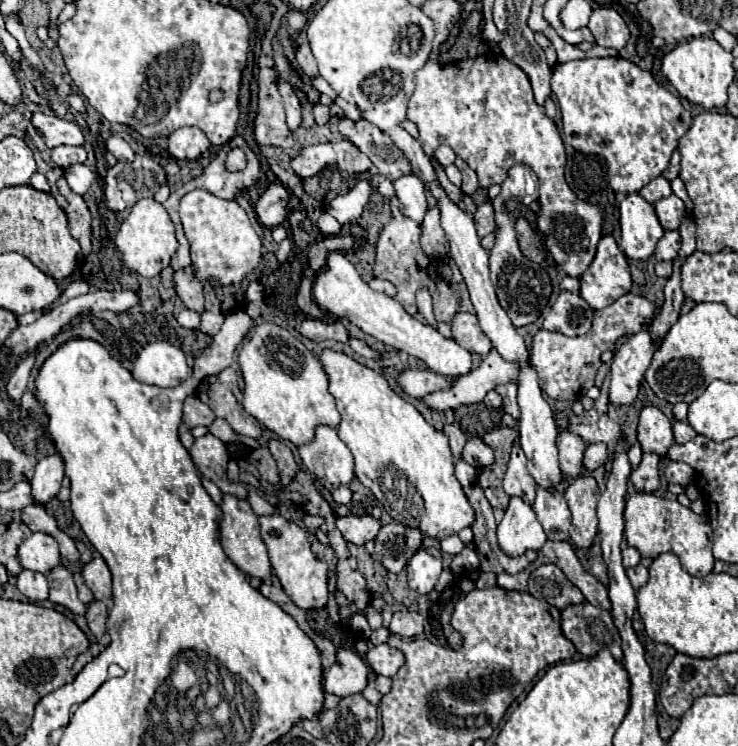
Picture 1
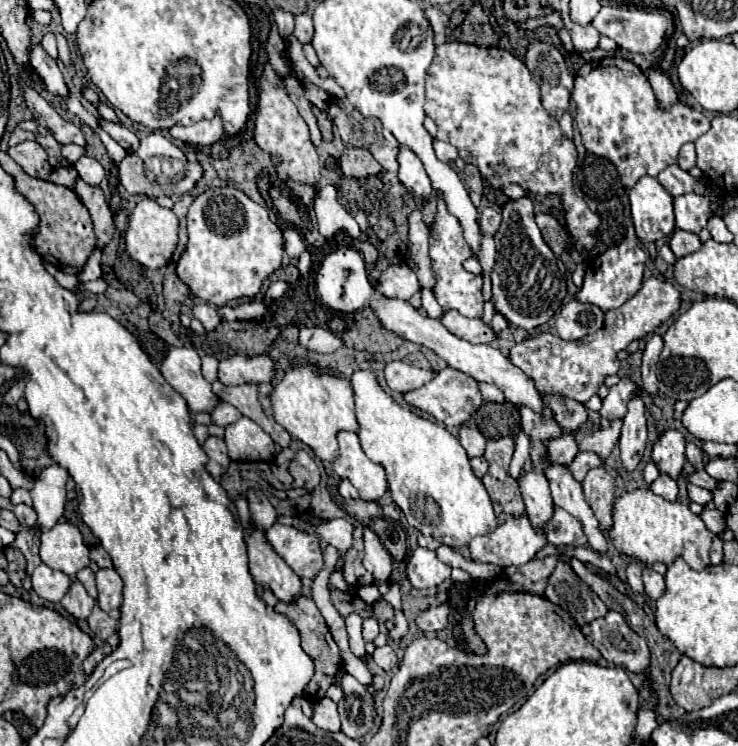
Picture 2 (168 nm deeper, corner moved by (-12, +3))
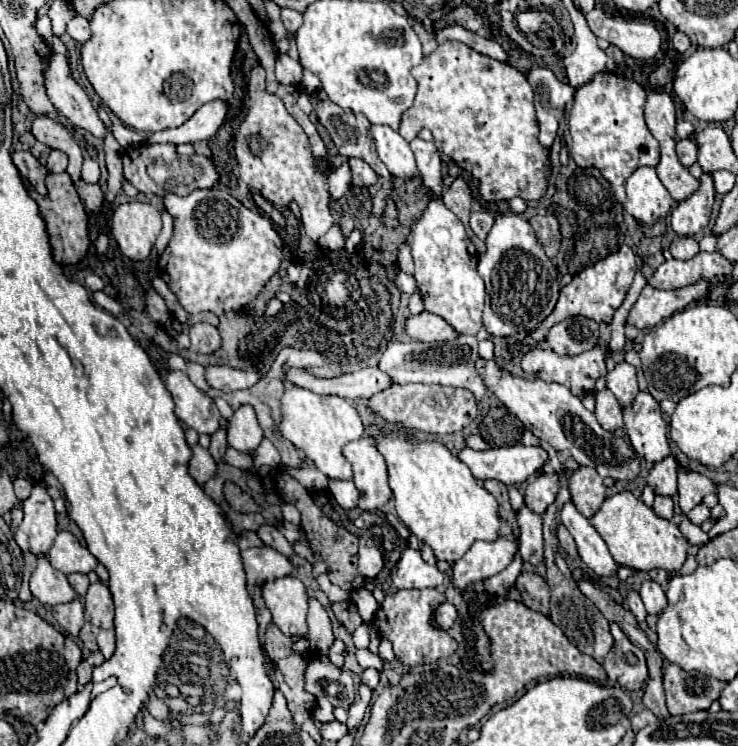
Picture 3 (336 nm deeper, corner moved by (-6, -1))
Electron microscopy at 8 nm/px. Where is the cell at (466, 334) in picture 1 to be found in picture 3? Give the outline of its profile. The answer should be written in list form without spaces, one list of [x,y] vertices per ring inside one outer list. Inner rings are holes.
[[[426,310],[410,316],[406,320],[404,330],[412,340],[420,340],[420,342],[442,342],[442,340],[454,340],[454,336],[458,336],[450,328],[450,324],[446,324],[446,320]]]

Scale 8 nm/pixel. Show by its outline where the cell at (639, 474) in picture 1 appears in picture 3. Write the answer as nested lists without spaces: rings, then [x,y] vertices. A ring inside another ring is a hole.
[[[656,496],[656,500],[654,500],[654,512],[656,512],[656,516],[670,520],[672,518],[672,498],[668,498],[668,496]]]

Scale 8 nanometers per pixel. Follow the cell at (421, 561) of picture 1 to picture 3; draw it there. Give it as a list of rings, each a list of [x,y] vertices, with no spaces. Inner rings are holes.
[[[406,548],[390,570],[392,584],[396,588],[438,588],[444,580],[444,574],[422,560],[418,550]]]

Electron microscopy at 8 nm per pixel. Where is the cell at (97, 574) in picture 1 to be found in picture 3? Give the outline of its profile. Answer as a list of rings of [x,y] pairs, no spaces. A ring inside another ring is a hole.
[[[96,582],[88,588],[84,596],[84,608],[88,620],[102,628],[102,630],[112,630],[114,628],[114,604],[112,604],[112,594],[106,584]]]

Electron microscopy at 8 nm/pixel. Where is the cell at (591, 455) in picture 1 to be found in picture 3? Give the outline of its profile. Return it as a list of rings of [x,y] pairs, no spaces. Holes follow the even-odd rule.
[[[540,474],[534,482],[528,484],[524,502],[534,514],[544,514],[546,508],[554,502],[558,494],[558,476],[556,474]]]

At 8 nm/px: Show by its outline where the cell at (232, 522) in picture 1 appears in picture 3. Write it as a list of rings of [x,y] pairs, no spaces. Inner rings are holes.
[[[282,576],[262,586],[264,600],[272,612],[272,622],[290,638],[304,636],[308,632],[308,594],[306,586],[298,578]]]

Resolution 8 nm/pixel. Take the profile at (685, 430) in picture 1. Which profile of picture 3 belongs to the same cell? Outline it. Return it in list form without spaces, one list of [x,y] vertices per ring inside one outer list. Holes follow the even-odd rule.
[[[686,470],[678,474],[678,506],[684,514],[688,514],[696,504],[702,502],[706,494],[718,490],[718,484],[704,474]]]

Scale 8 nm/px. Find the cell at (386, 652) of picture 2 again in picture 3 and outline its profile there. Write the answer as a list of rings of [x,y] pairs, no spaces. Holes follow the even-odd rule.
[[[366,668],[360,676],[360,684],[366,684],[372,690],[378,686],[378,680],[380,680],[380,672],[376,668]]]

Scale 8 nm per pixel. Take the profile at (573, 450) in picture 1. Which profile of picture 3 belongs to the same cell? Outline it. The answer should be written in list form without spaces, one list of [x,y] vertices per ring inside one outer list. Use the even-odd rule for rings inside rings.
[[[524,444],[516,446],[502,446],[502,448],[488,448],[488,450],[472,450],[462,448],[458,458],[470,468],[474,478],[480,480],[498,480],[506,486],[522,484],[528,476],[536,474],[538,468],[548,460],[544,448],[534,446],[528,448]]]

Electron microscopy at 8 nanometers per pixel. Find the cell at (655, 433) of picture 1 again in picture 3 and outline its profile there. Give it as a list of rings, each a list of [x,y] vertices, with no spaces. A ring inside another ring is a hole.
[[[672,456],[654,464],[648,476],[648,486],[654,490],[654,494],[676,496],[676,460]]]

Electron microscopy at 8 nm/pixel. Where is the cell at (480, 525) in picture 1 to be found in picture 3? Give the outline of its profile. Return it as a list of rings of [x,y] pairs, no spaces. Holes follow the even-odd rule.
[[[524,572],[518,576],[516,586],[530,610],[542,610],[544,616],[550,616],[550,588],[542,576],[538,576],[536,572]]]

